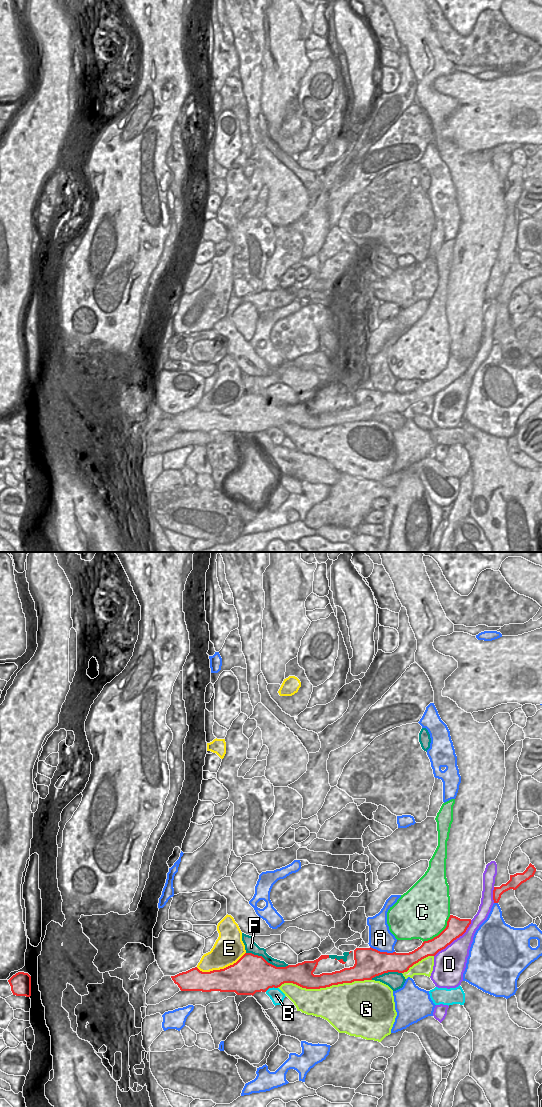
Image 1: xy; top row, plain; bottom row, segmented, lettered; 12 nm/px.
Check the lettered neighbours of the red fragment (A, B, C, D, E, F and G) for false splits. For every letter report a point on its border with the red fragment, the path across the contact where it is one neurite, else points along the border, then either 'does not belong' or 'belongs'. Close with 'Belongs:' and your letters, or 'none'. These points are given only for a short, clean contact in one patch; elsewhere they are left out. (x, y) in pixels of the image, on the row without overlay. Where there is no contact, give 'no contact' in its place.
A: meets red in xy at (382, 392); does not belong
B: meets red in xy at (271, 427); border along xy (277, 427), (269, 427), (265, 431); does not belong
C: meets red in xy at (441, 372); does not belong
D: meets red in xy at (455, 379); does not belong
E: meets red in xy at (220, 409); does not belong
F: meets red in xy at (266, 401); does not belong
G: meets red in xy at (324, 427); does not belong
Belongs: none

